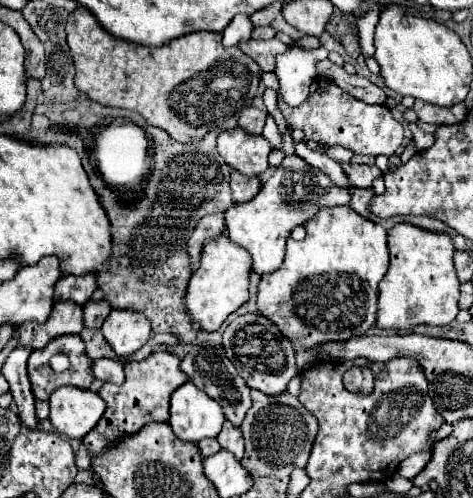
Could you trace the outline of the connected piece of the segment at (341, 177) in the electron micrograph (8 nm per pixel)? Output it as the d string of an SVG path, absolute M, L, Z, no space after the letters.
M298 142L298 144L296 144L296 154L298 154L302 160L306 160L310 166L318 168L320 172L324 172L324 174L326 174L326 176L328 176L336 186L346 188L346 190L352 188L350 178L346 176L346 172L342 170L342 166L340 166L338 162L334 162L332 158L328 158L326 154L308 148L306 142Z

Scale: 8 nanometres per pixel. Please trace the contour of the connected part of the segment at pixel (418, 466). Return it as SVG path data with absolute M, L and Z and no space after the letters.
M420 452L418 456L410 456L410 458L406 458L406 460L400 464L398 474L400 474L402 478L414 480L414 476L418 476L418 474L422 472L422 468L424 468L428 462L430 462L430 460L428 460L426 452Z

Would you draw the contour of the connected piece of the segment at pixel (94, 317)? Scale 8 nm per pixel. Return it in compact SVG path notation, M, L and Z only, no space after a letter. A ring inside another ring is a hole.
M106 300L86 302L84 304L84 316L82 316L84 328L100 328L102 318L106 316L106 312L110 312L110 304L106 304Z

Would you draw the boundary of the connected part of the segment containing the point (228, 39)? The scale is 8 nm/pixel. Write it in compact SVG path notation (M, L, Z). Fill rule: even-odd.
M234 16L234 20L222 32L222 44L226 48L236 46L240 40L248 40L252 34L252 22L248 16Z

